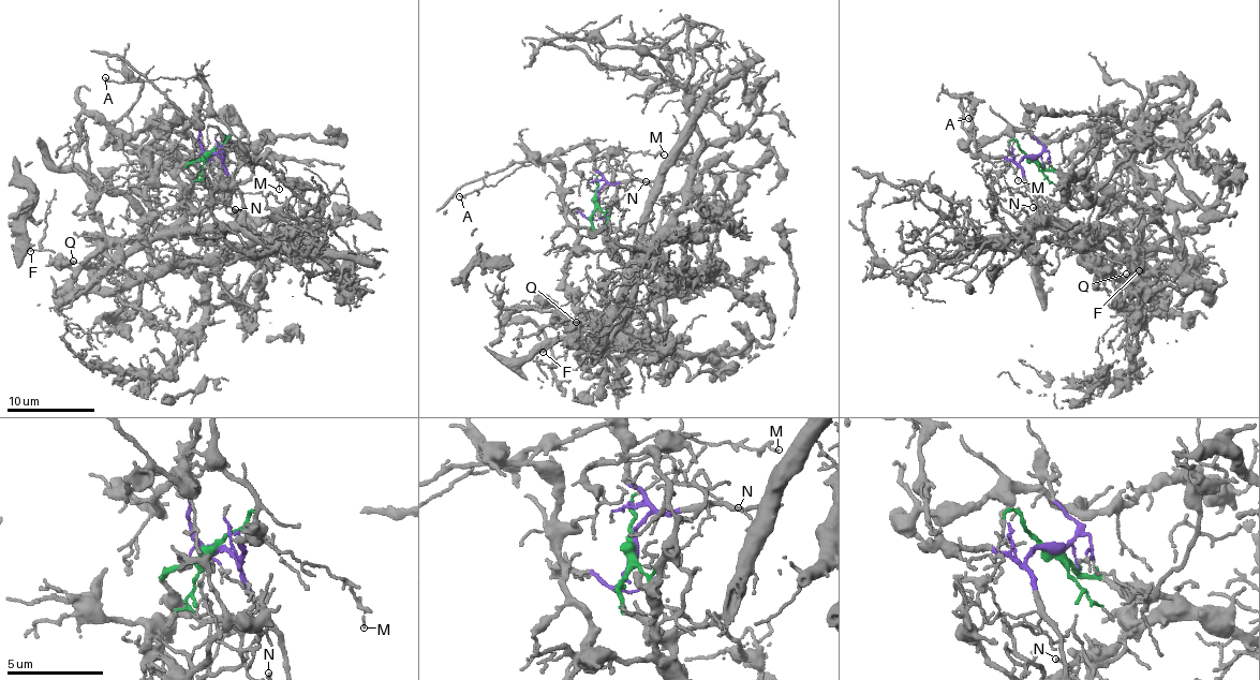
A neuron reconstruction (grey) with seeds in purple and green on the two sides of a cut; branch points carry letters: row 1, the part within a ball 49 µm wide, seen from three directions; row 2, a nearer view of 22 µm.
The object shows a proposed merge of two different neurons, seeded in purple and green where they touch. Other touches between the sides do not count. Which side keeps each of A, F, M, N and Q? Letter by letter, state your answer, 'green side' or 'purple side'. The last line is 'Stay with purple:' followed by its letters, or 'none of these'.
A: purple side
F: green side
M: purple side
N: purple side
Q: green side
Stay with purple: A, M, N

